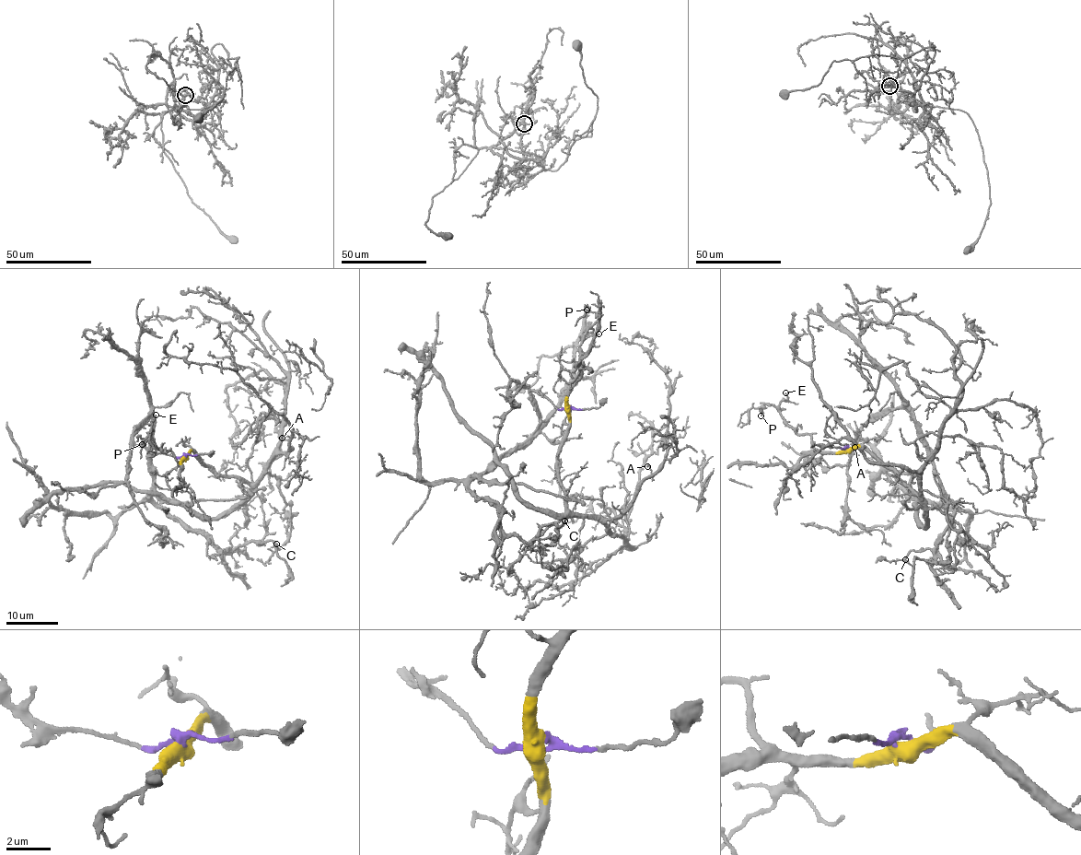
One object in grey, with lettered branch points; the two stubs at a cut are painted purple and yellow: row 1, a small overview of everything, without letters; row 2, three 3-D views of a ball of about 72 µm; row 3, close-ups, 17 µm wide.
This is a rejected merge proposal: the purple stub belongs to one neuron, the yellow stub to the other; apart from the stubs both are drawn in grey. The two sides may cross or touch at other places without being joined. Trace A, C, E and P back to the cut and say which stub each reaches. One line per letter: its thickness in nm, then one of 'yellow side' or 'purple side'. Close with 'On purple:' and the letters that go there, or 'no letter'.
A: 130 nm thick; yellow side
C: 140 nm thick; purple side
E: 130 nm thick; yellow side
P: 130 nm thick; yellow side
On purple: C

